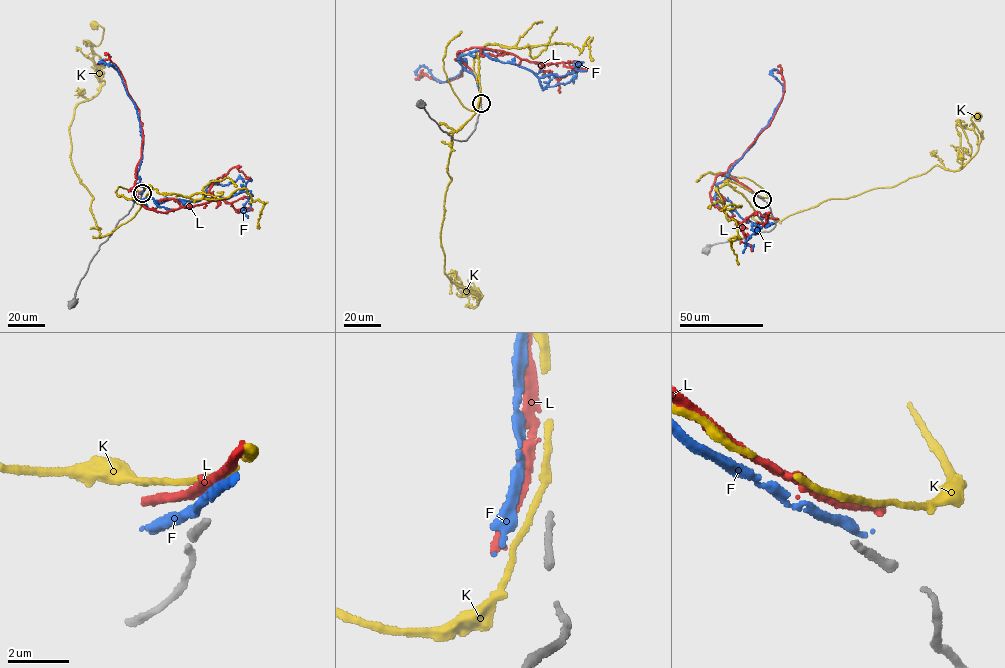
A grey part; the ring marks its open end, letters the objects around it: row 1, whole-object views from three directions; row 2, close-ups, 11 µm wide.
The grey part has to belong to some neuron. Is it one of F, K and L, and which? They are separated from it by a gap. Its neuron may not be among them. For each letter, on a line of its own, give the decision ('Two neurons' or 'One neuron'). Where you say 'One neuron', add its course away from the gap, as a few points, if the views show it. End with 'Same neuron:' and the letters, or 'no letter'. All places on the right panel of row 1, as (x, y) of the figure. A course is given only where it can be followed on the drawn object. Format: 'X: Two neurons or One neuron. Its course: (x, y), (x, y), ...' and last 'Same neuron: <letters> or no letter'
F: Two neurons
K: Two neurons
L: Two neurons
Same neuron: no letter

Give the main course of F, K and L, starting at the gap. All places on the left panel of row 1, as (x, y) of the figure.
F: (140, 193), (144, 187), (137, 186), (132, 198), (160, 202), (249, 191), (243, 209), (248, 203)
K: (142, 191), (101, 236), (69, 155), (74, 111), (100, 87), (93, 27)
L: (141, 192), (143, 184), (133, 188), (148, 208), (166, 212), (209, 202), (214, 182), (232, 168), (250, 177)

